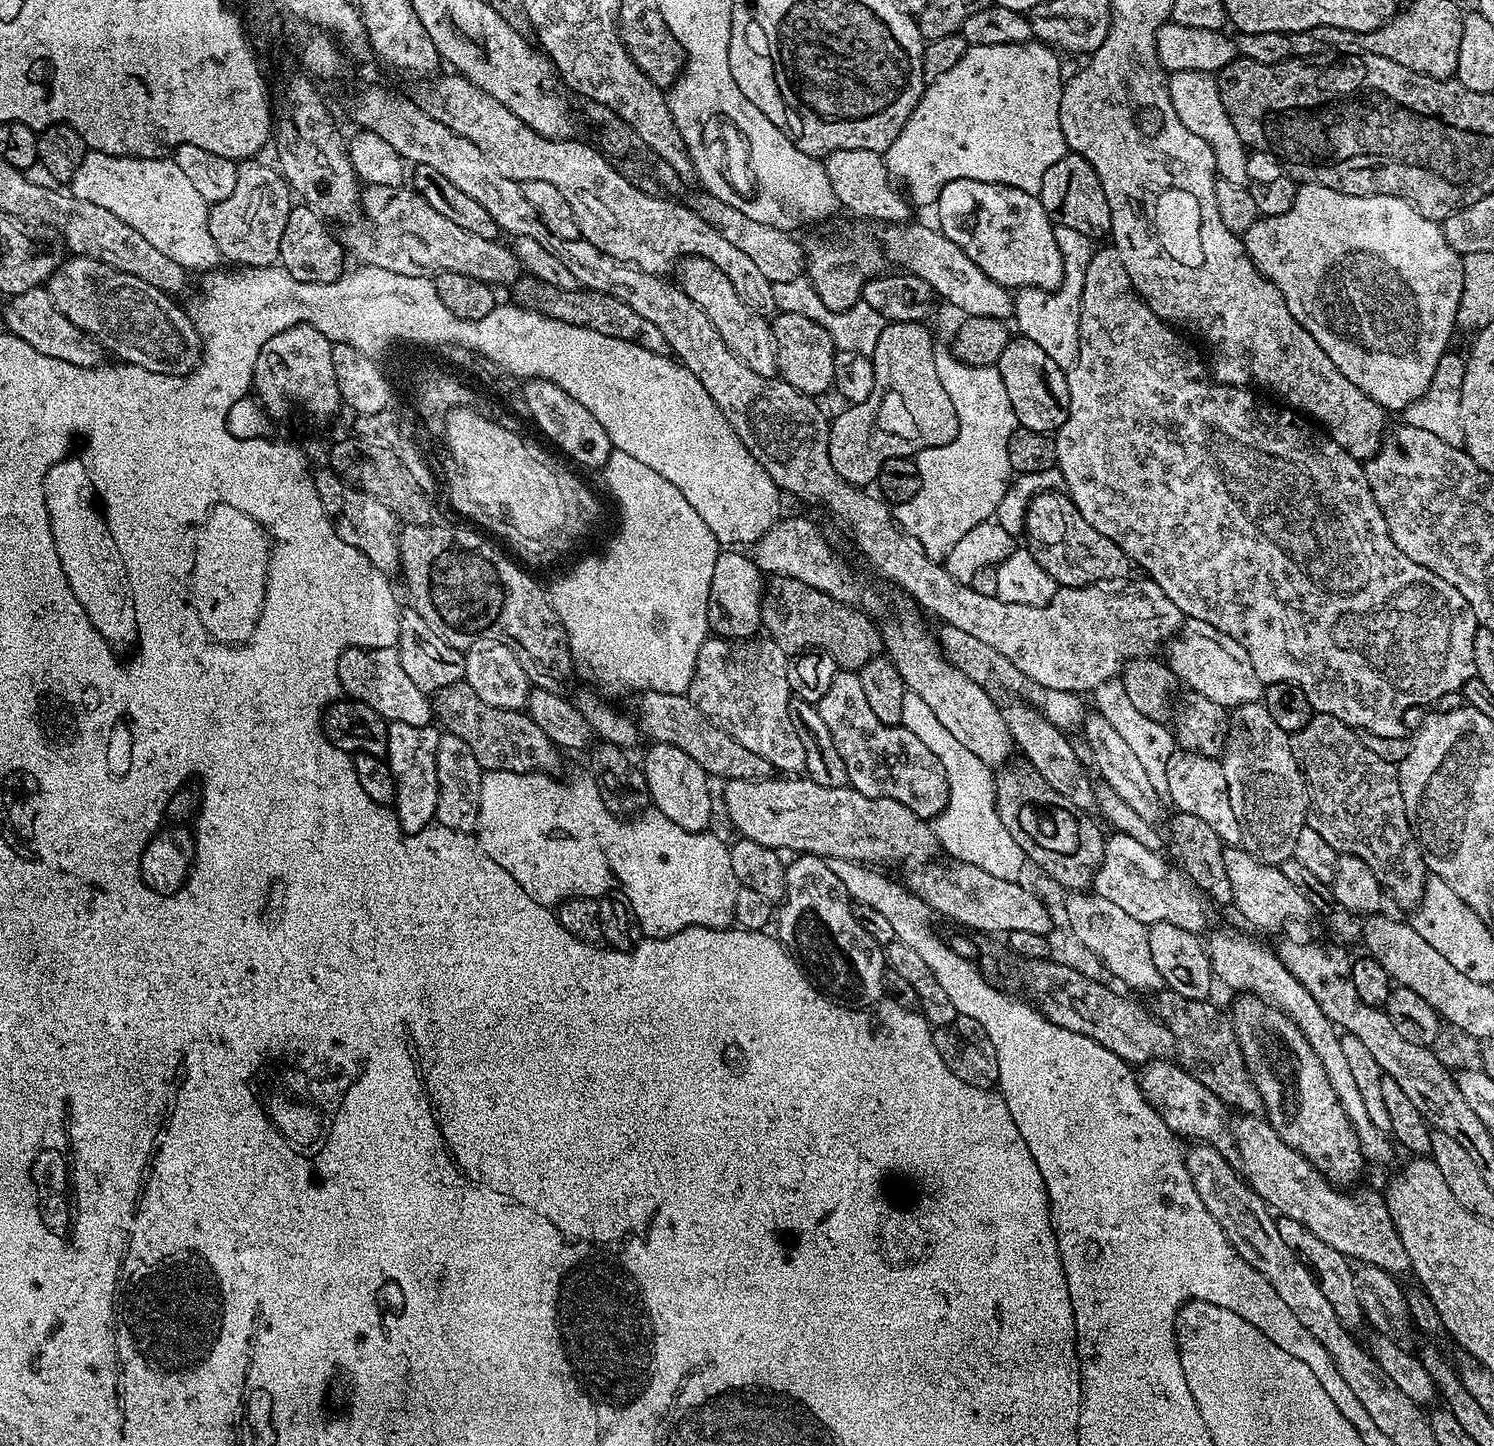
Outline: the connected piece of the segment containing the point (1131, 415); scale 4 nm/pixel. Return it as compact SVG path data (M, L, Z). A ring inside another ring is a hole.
M1111 246L1097 247L1090 258L1090 266L1086 269L1086 278L1082 287L1080 349L1078 350L1076 363L1066 372L1068 389L1070 390L1070 410L1066 422L1062 422L1060 429L1054 433L1056 467L1059 468L1064 479L1063 487L1066 489L1067 495L1082 514L1082 518L1086 518L1086 522L1090 522L1090 526L1094 526L1094 530L1098 530L1098 534L1106 534L1106 538L1110 538L1110 542L1118 545L1131 558L1133 565L1139 571L1140 568L1144 571L1141 573L1147 579L1152 580L1158 586L1162 586L1166 598L1170 598L1170 602L1174 602L1174 606L1178 606L1181 614L1189 620L1210 622L1210 626L1214 626L1214 630L1222 630L1222 634L1230 634L1230 638L1234 638L1234 642L1238 642L1238 646L1242 646L1242 650L1246 650L1246 654L1250 654L1250 662L1254 662L1254 674L1258 674L1261 684L1267 686L1274 682L1294 682L1298 686L1302 686L1302 690L1306 690L1306 698L1310 698L1310 706L1319 714L1330 714L1334 718L1338 718L1338 722L1348 725L1353 730L1359 730L1361 733L1382 734L1382 738L1407 737L1409 732L1407 726L1404 725L1404 712L1418 707L1419 704L1435 705L1446 694L1461 691L1464 683L1476 676L1474 638L1476 637L1478 625L1472 607L1468 605L1466 598L1462 598L1462 594L1458 594L1458 590L1454 590L1454 586L1450 586L1450 582L1438 578L1438 574L1426 570L1426 566L1418 566L1418 562L1410 562L1410 558L1406 558L1406 554L1402 554L1402 550L1398 550L1398 546L1394 546L1394 538L1390 538L1386 518L1382 514L1378 502L1374 502L1374 494L1366 482L1364 465L1361 461L1355 460L1350 454L1346 454L1346 450L1342 450L1342 446L1338 446L1338 442L1330 439L1327 431L1317 431L1313 421L1305 418L1301 413L1289 410L1284 406L1276 406L1280 408L1272 409L1268 404L1259 404L1255 396L1257 393L1248 388L1236 388L1233 384L1217 384L1215 379L1210 378L1209 373L1206 371L1205 361L1203 364L1200 361L1199 354L1179 334L1181 335L1175 327L1169 326L1160 320L1158 314L1154 314L1154 310L1150 310L1147 300L1136 293L1130 274L1126 274L1126 266L1122 266L1122 258L1116 253L1116 249Z

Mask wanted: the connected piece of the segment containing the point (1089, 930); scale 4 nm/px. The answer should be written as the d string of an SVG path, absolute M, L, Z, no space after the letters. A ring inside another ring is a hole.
M1072 890L1064 900L1064 916L1076 935L1076 940L1088 952L1093 952L1104 963L1104 968L1116 980L1121 980L1136 992L1155 994L1165 987L1154 958L1150 958L1148 928L1138 918L1130 918L1115 902L1088 890Z

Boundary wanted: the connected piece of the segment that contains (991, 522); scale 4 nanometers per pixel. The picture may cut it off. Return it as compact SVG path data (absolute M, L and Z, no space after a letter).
M938 346L934 350L934 369L941 379L941 386L954 402L960 429L954 442L924 449L916 455L919 470L918 494L905 503L893 505L893 520L908 536L920 543L931 560L943 561L944 556L949 555L956 563L961 564L965 575L963 577L970 580L978 569L999 565L1016 548L1014 537L1002 530L1002 526L993 517L998 510L998 502L1002 502L1014 476L1008 443L1018 425L1010 398L1006 398L1006 386L1002 386L999 367L972 367L953 356L949 347Z

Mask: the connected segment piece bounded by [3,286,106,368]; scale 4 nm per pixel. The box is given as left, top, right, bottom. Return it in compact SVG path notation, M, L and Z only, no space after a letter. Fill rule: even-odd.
M47 287L26 290L26 294L18 294L7 301L4 308L3 327L22 342L34 346L38 354L46 354L46 358L58 358L62 362L70 362L70 366L79 368L99 368L106 353L90 334L78 330L58 306L54 306L54 298L50 298Z

